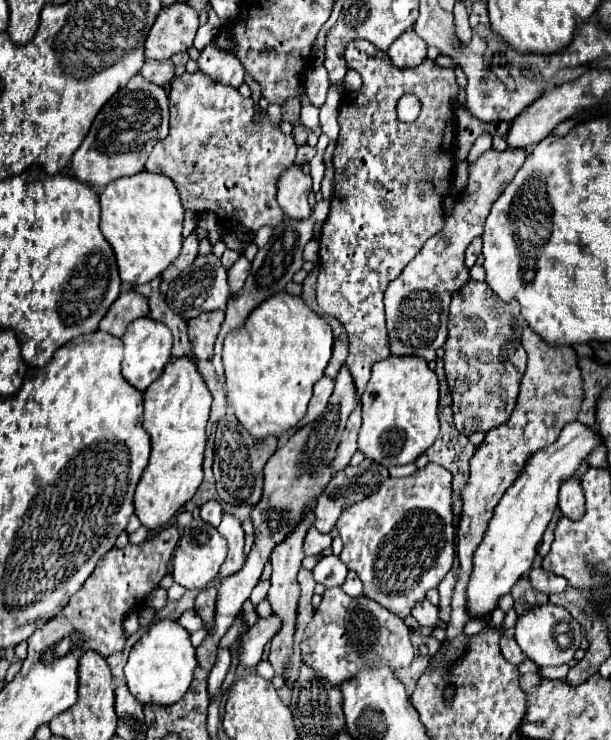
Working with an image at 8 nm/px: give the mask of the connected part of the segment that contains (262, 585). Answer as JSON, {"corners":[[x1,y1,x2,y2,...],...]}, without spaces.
{"corners":[[266,579,266,581,260,581,256,587,254,587,254,591,252,591,252,597,250,597,250,601,254,603,254,605,258,605,264,597,266,597,266,593,268,593,268,589,270,589,270,579]]}

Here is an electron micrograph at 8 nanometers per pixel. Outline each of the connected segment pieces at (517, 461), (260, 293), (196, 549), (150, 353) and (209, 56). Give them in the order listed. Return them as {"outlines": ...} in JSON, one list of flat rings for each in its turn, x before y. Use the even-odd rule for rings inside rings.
{"outlines":[[[530,327,522,333,522,345,528,353,528,367,522,377,518,403,510,415,510,419,494,427,486,433,482,445,478,445,476,453,470,459,470,479,462,489,462,517,458,523,458,581,452,593,452,611,448,623,446,639,454,639,456,635,464,635,464,623,472,621,466,617,466,585,470,579,472,569,472,553,484,537,488,521,494,515,494,507,506,493,506,489,518,479,526,461,532,453,544,449,546,445,554,443,562,427,570,421,576,421,580,403,582,403,582,375,576,365,576,351,568,345,548,345,538,337]],[[310,215,310,219,306,219,304,221,304,225,294,225,294,243,286,243,284,241,284,229,282,231,276,231,272,237,270,237,270,241,262,247,262,249,258,249,258,253,256,253,256,259,252,261,252,271,250,271,250,275,248,275,248,279,246,279,246,285,242,287,242,291,238,293,238,295,234,295,230,301,228,301,228,307,226,307,226,321,224,321,224,325,222,325,222,333,218,335,218,341,216,341,216,349,214,349,214,357,212,357,212,363,214,363,214,367,216,367,216,373,218,375,222,375,224,373,224,367,222,367,222,341,224,341,224,335,230,331,230,329,238,329,242,323,244,323,244,319,250,315,250,311,252,309,256,309,262,301,266,301,268,297,272,297,274,293,280,293,284,287,286,287,286,283,290,283,292,281,292,277,294,277,294,273,302,267,302,247,306,245,306,241,308,239,312,239,312,235,314,235,314,217]],[[194,519,190,525,186,525,182,529,182,537,174,551,174,559,172,559,174,581,186,589,198,589,198,591,206,589,212,583,212,579,218,575,218,569,224,559,226,559,224,537,210,523,206,523,202,519]],[[150,317,144,319,136,319,128,325,126,333,122,335,122,343,124,343,124,361,122,361,122,377,138,391,146,391,150,387,150,383,154,383,164,367,170,361,170,349,172,349,172,333,166,325,162,325,160,321,154,321]],[[208,43,198,57,198,67,202,73,206,73,210,79,230,85,230,87,240,87,244,81,244,69,242,63,234,53,228,53,220,49,214,43]]]}

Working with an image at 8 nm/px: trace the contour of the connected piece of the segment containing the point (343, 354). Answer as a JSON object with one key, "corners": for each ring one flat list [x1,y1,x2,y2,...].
{"corners":[[330,317,328,323,330,323,332,331,334,331,334,349,332,349,332,359,330,359,330,363,328,363,324,373,326,373,326,377,334,379,338,375,338,369,344,365,344,361,348,357,348,335,346,335,346,331,344,331,340,321]]}

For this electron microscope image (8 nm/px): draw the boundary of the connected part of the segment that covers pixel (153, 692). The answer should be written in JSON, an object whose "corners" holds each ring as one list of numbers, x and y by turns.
{"corners":[[160,619,152,623,150,629,132,647,128,655,128,663,124,667,124,675,130,693,134,693,138,701,170,705,182,699,182,695,190,687,196,667,198,663,196,663,194,647,190,643,190,633,182,625,178,625,178,621]]}

